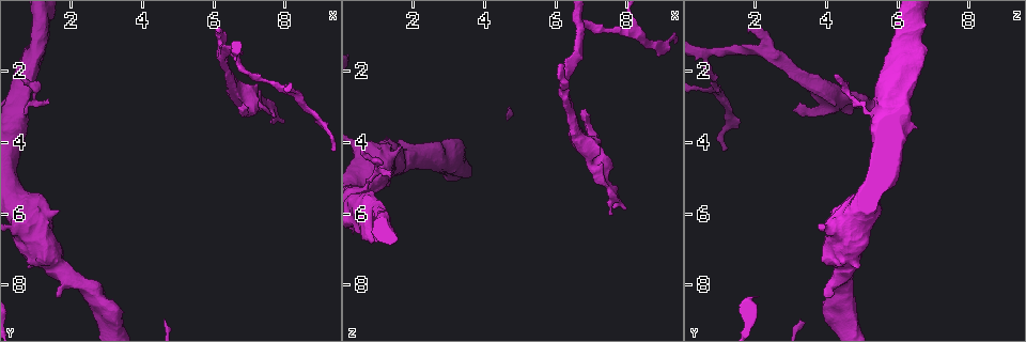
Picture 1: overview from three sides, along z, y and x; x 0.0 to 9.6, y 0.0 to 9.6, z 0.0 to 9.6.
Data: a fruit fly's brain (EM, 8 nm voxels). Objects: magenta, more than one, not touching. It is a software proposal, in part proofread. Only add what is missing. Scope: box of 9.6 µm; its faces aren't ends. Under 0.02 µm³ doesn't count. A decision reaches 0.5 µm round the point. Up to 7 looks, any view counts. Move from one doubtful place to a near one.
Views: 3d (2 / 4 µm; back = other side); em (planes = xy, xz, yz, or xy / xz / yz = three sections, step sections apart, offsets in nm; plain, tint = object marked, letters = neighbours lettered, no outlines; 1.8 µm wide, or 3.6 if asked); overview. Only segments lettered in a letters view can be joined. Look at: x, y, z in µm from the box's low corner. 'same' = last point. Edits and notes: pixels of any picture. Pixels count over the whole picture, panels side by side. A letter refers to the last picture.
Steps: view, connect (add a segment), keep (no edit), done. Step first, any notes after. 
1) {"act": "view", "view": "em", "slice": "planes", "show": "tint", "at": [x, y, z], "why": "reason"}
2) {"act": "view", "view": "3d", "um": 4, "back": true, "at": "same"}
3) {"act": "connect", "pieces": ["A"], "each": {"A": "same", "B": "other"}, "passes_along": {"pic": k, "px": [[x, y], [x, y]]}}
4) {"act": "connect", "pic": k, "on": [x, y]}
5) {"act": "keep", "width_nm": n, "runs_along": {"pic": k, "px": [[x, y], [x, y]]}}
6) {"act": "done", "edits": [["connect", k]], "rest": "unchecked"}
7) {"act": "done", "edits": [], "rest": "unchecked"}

{"act": "view", "view": "em", "slice": "planes", "show": "letters", "at": [6.80, 3.00, 3.10], "why": "branch stops here"}

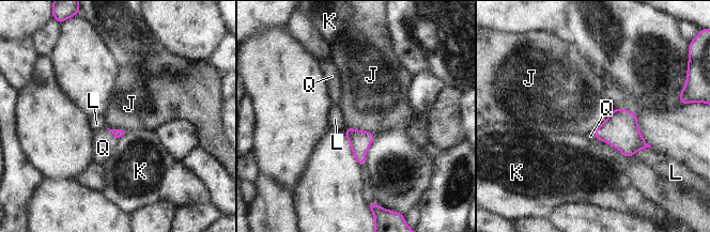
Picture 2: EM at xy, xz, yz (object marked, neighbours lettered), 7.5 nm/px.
{"act": "keep", "each": {"J": "other", "K": "other", "L": "other", "Q": "other"}, "border": {"pic": 2, "px": [[613, 110], [591, 133]]}, "found": "none of them fits"}

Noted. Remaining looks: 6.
{"act": "view", "view": "3d", "um": 4, "back": true, "at": [7.60, 3.15, 4.70], "why": "an open end"}

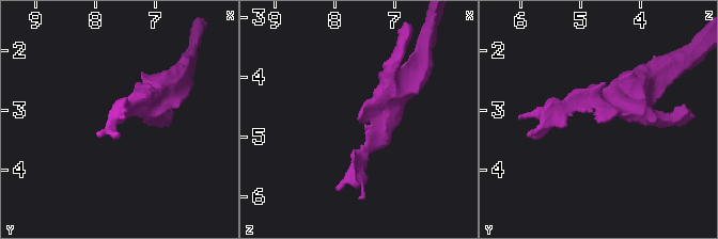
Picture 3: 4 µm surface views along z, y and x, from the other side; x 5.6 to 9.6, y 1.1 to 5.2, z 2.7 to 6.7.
{"act": "view", "view": "em", "slice": "planes", "show": "letters", "at": [7.60, 3.20, 4.70]}

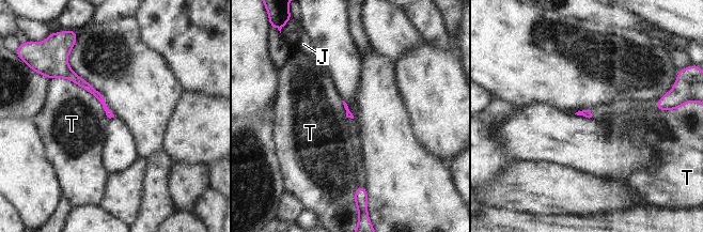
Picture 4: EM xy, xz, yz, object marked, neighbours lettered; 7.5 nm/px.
{"act": "keep", "each": {"J": "other", "T": "other"}, "runs_along": {"pic": 4, "px": [[63, 75], [91, 89], [109, 113]]}, "found": "no lettered segment goes on from it"}

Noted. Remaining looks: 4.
{"act": "view", "view": "em", "slice": "xz", "step": 8, "show": "plain", "at": [1.35, 2.90, 5.00], "why": "free end"}

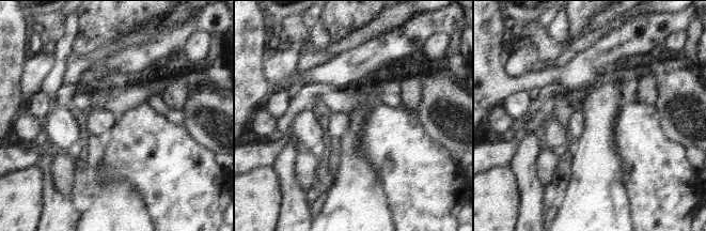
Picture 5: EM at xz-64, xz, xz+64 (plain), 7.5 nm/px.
{"act": "view", "view": "em", "slice": "xz", "step": 8, "show": "letters", "at": "same"}

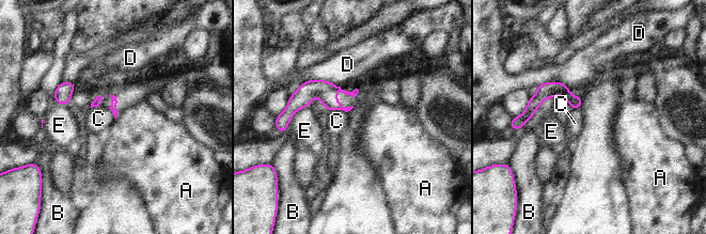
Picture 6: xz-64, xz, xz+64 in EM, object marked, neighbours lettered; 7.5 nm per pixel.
{"act": "keep", "each": {"A": "other", "B": "other", "C": "other", "D": "other", "E": "other"}, "runs_along": {"pic": 6, "px": [[334, 89], [311, 89], [288, 115]]}, "found": "none of them fits"}

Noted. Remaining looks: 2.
{"act": "done", "edits": [], "rest": "unchecked"}

